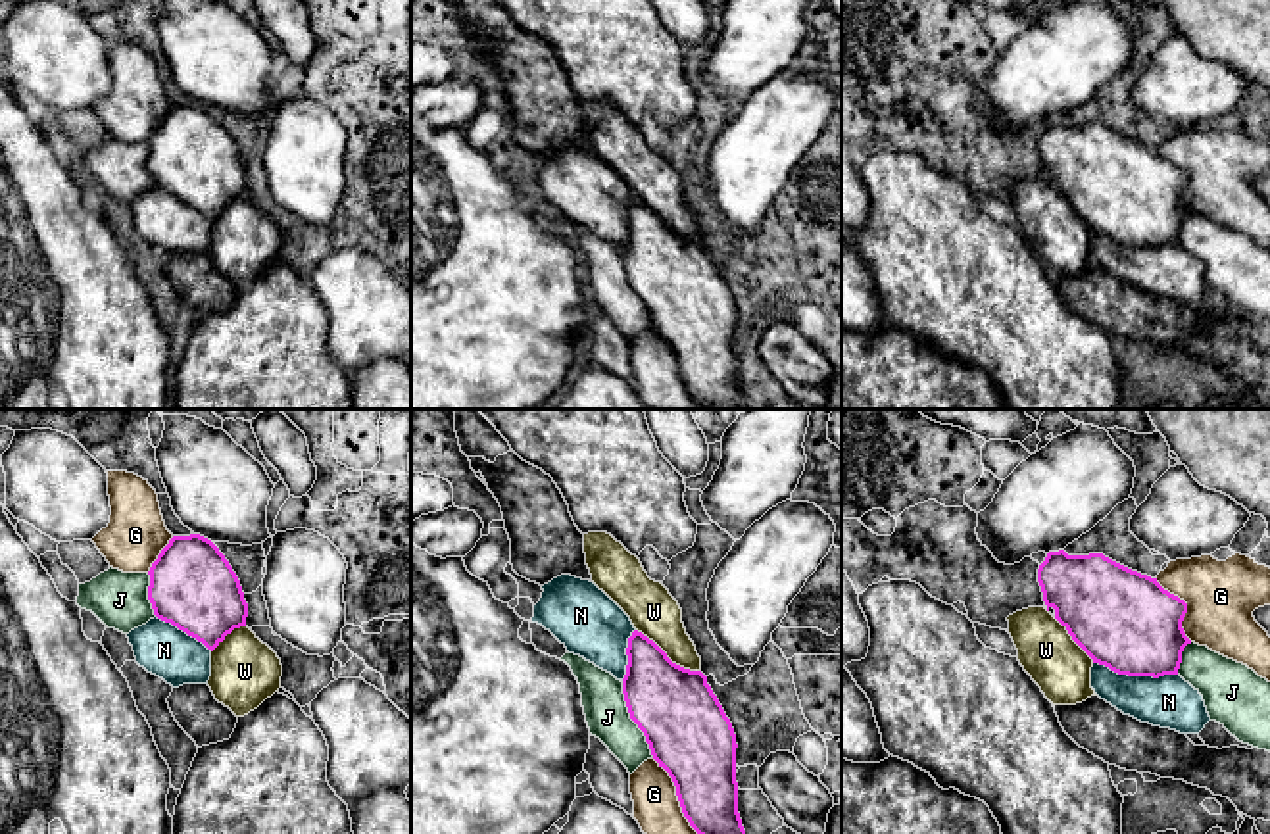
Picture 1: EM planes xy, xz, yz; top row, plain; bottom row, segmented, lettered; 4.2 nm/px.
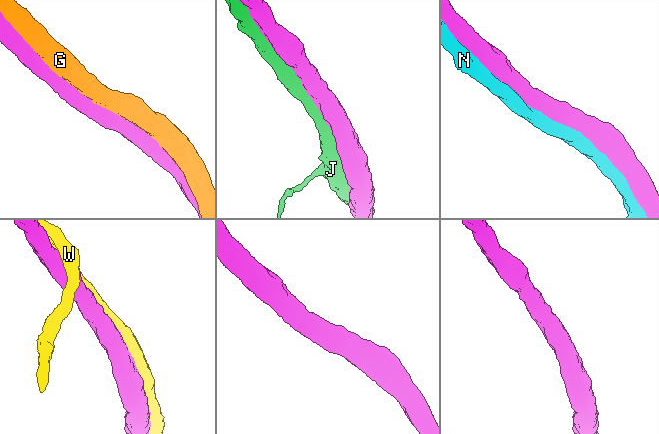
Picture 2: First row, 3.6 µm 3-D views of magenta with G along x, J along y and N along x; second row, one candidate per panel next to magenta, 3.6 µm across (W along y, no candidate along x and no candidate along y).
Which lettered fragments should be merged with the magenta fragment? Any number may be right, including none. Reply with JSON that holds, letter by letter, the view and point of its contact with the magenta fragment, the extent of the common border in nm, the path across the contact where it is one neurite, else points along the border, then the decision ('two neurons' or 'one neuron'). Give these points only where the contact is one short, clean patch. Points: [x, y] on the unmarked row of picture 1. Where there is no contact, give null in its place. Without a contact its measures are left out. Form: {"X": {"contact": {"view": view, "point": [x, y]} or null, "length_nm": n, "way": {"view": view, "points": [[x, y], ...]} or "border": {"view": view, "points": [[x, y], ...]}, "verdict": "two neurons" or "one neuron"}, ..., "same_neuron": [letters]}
{"G": {"contact": {"view": "xz", "point": [679, 369]}, "length_nm": 420, "verdict": "two neurons"}, "J": {"contact": {"view": "xz", "point": [631, 287]}, "length_nm": 340, "verdict": "two neurons"}, "N": {"contact": {"view": "yz", "point": [1136, 245]}, "length_nm": 360, "verdict": "one neuron"}, "W": {"contact": {"view": "xz", "point": [667, 227]}, "length_nm": 320, "verdict": "two neurons"}, "same_neuron": ["N"]}

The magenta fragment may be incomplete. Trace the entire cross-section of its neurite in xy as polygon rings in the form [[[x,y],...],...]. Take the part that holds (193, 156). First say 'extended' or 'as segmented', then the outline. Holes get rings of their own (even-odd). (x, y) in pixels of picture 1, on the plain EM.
extended; [[[190,104],[173,106],[148,144],[148,169],[156,186],[127,204],[136,233],[173,258],[208,254],[211,221],[234,198],[246,196],[248,173],[236,142],[211,110]]]

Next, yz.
extended; [[[1064,119],[1049,121],[1038,138],[1038,152],[1047,181],[1068,200],[1072,209],[1093,229],[1091,258],[1095,263],[1141,292],[1170,298],[1180,304],[1199,304],[1210,290],[1203,265],[1180,244],[1182,221],[1191,209],[1182,198],[1187,173],[1164,159],[1157,148],[1132,140],[1103,123],[1068,125]]]

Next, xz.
extended; [[[561,144],[542,159],[532,192],[550,200],[569,223],[584,227],[623,252],[630,288],[644,302],[653,329],[672,348],[690,396],[705,409],[745,409],[738,382],[736,304],[707,246],[672,233],[594,152]]]

